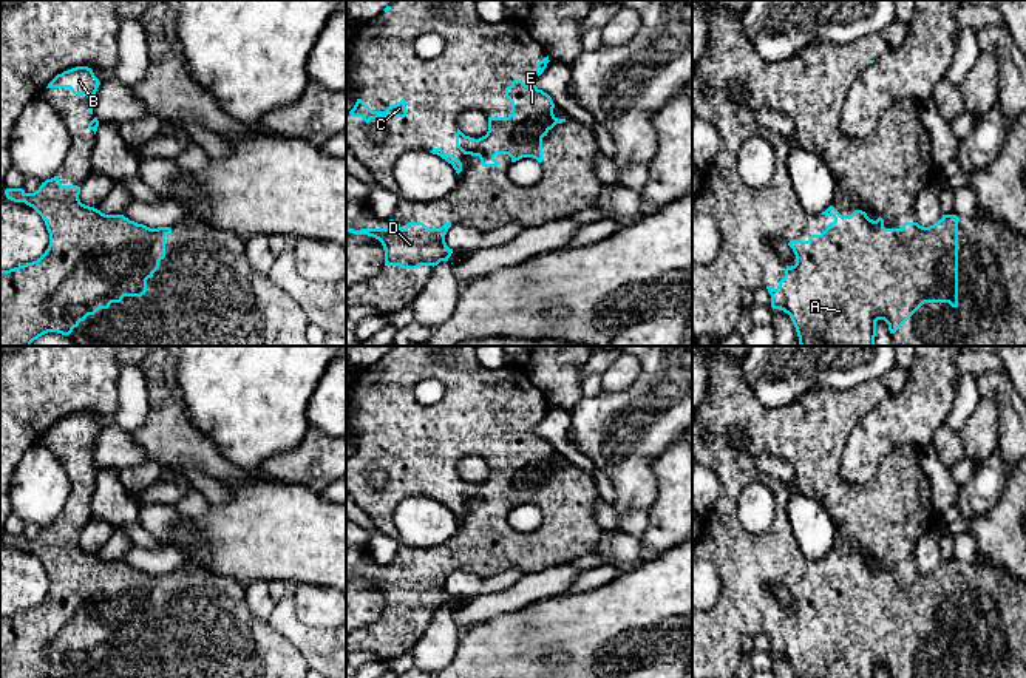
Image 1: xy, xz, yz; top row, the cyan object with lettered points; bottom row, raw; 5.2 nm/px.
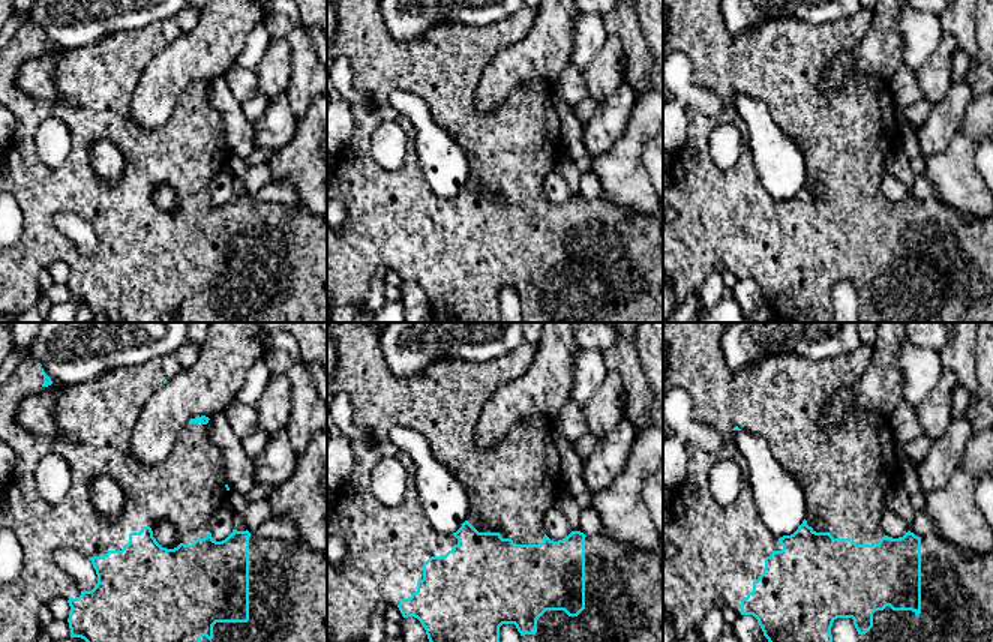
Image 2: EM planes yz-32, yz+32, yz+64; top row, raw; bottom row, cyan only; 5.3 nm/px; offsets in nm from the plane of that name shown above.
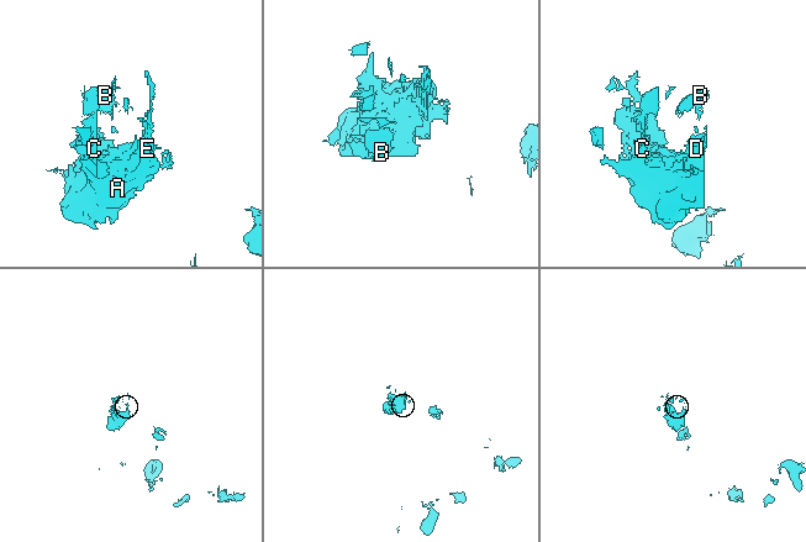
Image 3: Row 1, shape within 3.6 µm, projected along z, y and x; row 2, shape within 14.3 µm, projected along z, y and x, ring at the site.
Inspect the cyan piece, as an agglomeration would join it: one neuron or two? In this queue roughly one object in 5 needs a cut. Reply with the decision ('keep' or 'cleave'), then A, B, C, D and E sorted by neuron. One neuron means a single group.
keep; A B C D E

